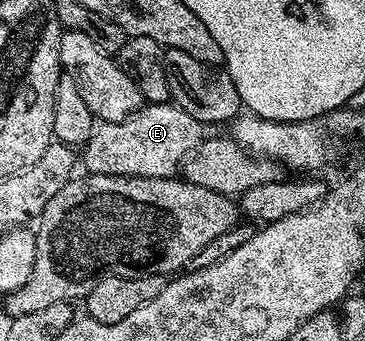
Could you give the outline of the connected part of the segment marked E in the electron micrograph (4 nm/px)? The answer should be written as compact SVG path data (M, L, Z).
M174 103L144 105L121 123L100 122L82 148L81 163L92 175L120 175L126 179L169 179L205 138L204 124Z

